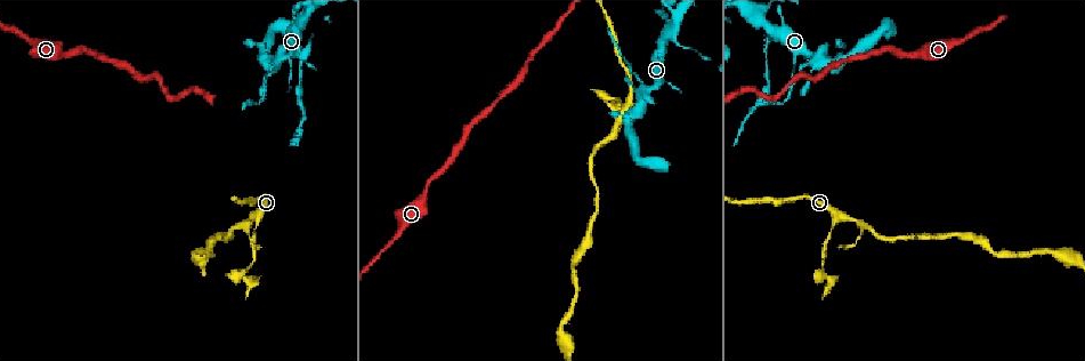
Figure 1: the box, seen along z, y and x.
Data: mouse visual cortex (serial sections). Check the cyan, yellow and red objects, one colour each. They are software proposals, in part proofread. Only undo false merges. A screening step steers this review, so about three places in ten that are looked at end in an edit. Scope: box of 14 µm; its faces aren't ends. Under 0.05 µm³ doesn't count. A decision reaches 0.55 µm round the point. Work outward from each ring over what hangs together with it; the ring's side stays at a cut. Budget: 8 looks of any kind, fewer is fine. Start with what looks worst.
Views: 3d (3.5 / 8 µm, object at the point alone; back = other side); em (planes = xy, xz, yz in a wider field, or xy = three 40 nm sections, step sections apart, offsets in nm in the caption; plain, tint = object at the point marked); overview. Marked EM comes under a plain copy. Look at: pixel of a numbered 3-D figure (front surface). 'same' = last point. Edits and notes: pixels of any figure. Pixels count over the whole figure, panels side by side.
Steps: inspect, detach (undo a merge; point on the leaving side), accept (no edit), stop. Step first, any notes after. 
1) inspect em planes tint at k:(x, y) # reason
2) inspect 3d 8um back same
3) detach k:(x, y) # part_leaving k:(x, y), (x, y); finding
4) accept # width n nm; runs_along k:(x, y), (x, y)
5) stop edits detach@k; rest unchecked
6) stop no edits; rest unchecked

inspect 3d 3.5um at 1:(767, 42) # two arms in line, one across

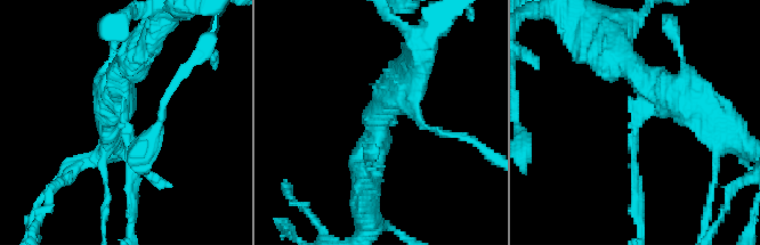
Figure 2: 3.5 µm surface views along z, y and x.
inspect em xy step 1 tint at 2:(127, 115) # arms 3; arm_widths 100, 350, 500 nm; now the EM

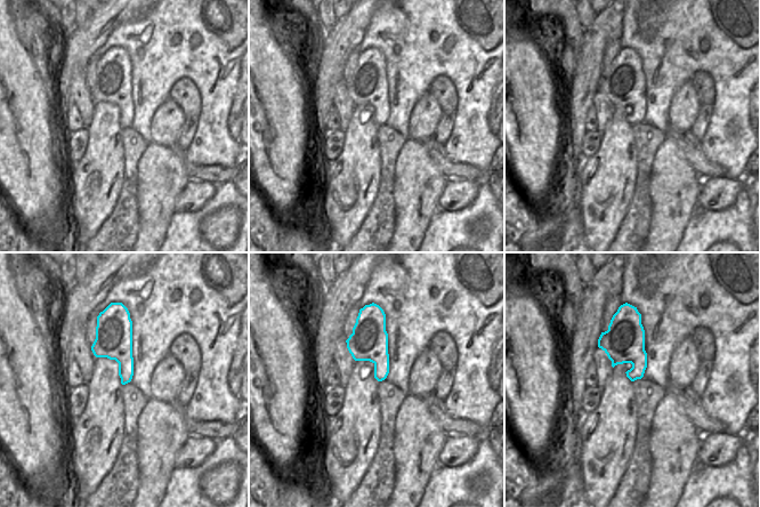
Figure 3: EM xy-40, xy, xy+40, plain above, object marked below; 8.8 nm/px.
inspect em xy step 5 tint same

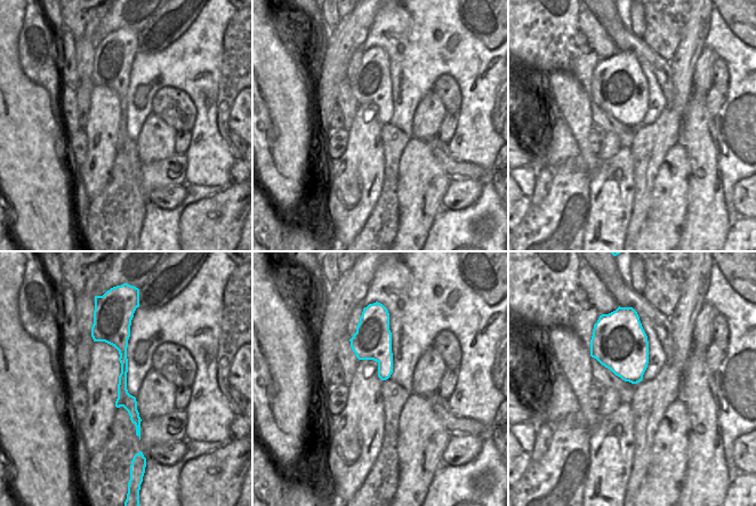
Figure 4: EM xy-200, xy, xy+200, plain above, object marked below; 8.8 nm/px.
detach 2:(635, 177) # part_leaving 2:(635, 137), (631, 158), (640, 228); a second cell is stuck on

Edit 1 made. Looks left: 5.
inspect overview

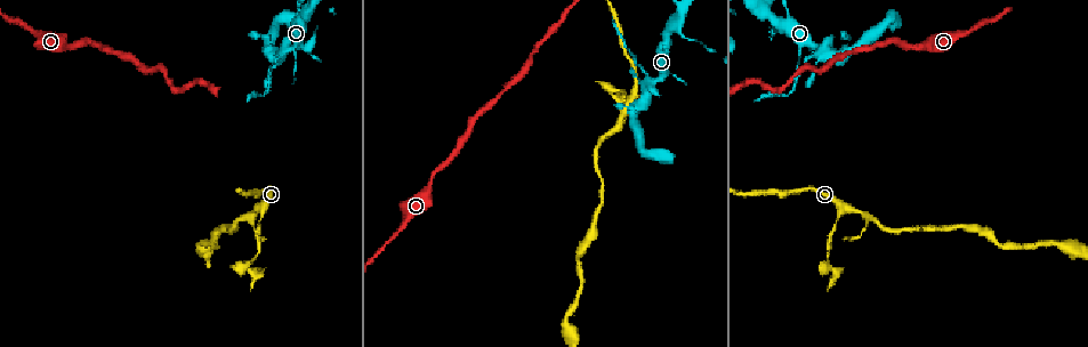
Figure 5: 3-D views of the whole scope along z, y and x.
inspect 3d 8um at 5:(653, 84) # arms part here

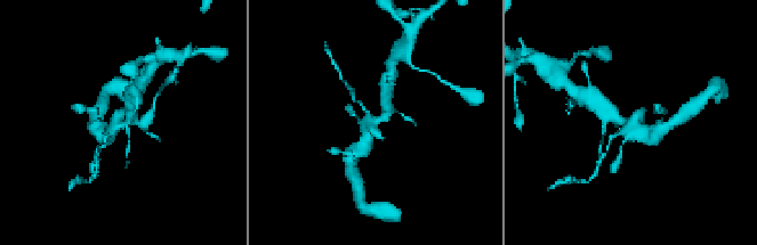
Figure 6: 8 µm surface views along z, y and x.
inspect 3d 3.5um at 6:(119, 129)

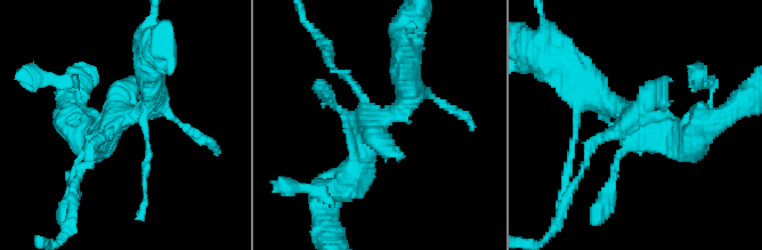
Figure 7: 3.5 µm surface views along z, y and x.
inspect em xy step 5 tint at 7:(121, 118) # need the tissue

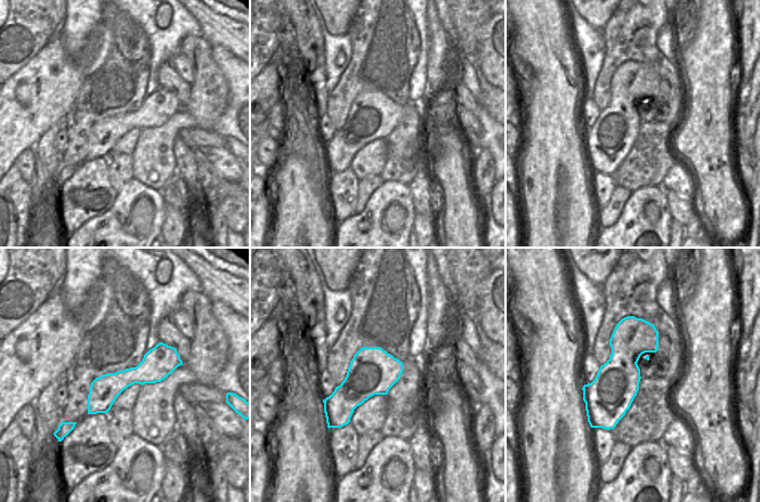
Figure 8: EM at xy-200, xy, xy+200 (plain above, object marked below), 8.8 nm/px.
accept # runs_along 7:(407, 77), (340, 185); continuous, no second cell

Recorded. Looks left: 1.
stop edits detach@2; rest unchecked

